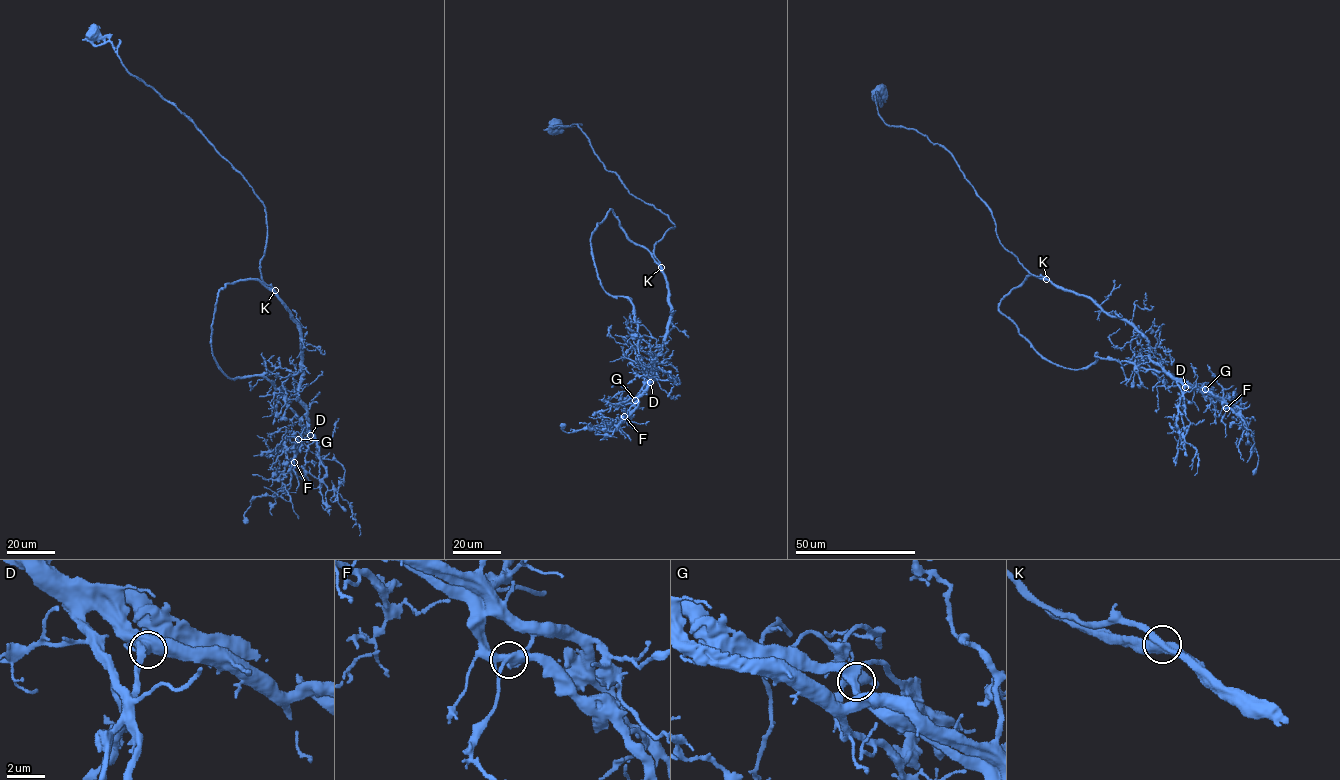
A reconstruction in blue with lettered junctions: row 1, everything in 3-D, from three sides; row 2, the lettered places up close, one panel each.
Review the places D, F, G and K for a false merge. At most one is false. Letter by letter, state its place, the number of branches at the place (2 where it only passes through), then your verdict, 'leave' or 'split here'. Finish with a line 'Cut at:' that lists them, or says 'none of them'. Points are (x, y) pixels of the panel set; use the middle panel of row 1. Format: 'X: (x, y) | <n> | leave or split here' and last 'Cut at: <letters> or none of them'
D: (650, 382) | 3 | leave
F: (624, 416) | 3 | leave
G: (635, 400) | 3 | leave
K: (661, 267) | 3 | leave
Cut at: none of them

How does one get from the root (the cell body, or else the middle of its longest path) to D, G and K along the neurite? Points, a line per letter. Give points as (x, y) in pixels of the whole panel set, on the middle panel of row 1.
D: (554, 126), (576, 124), (605, 168), (675, 224), (653, 252), (671, 314), (660, 352), (651, 352), (650, 382)
G: (554, 126), (576, 124), (605, 168), (675, 224), (653, 252), (668, 286), (668, 333), (635, 400)
K: (554, 126), (576, 124), (605, 168), (675, 224), (655, 245), (661, 267)

